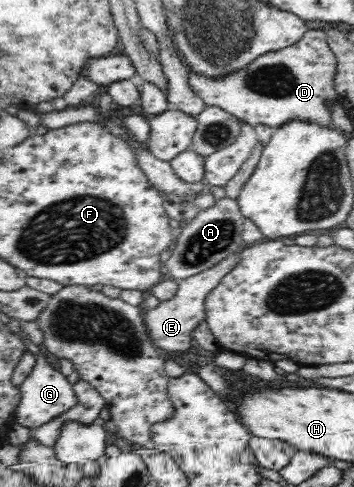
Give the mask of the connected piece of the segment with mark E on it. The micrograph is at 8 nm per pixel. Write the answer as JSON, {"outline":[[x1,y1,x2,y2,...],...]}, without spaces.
{"outline":[[239,253,226,257,216,266,179,282,178,290,171,300,159,301,156,308,144,312,147,331,149,331,155,347,173,352,186,351,191,346,193,330,197,328,197,325,202,324,206,318,205,298,221,283,221,280,224,280,229,272,233,271,233,268,237,267,239,262,241,262]]}

